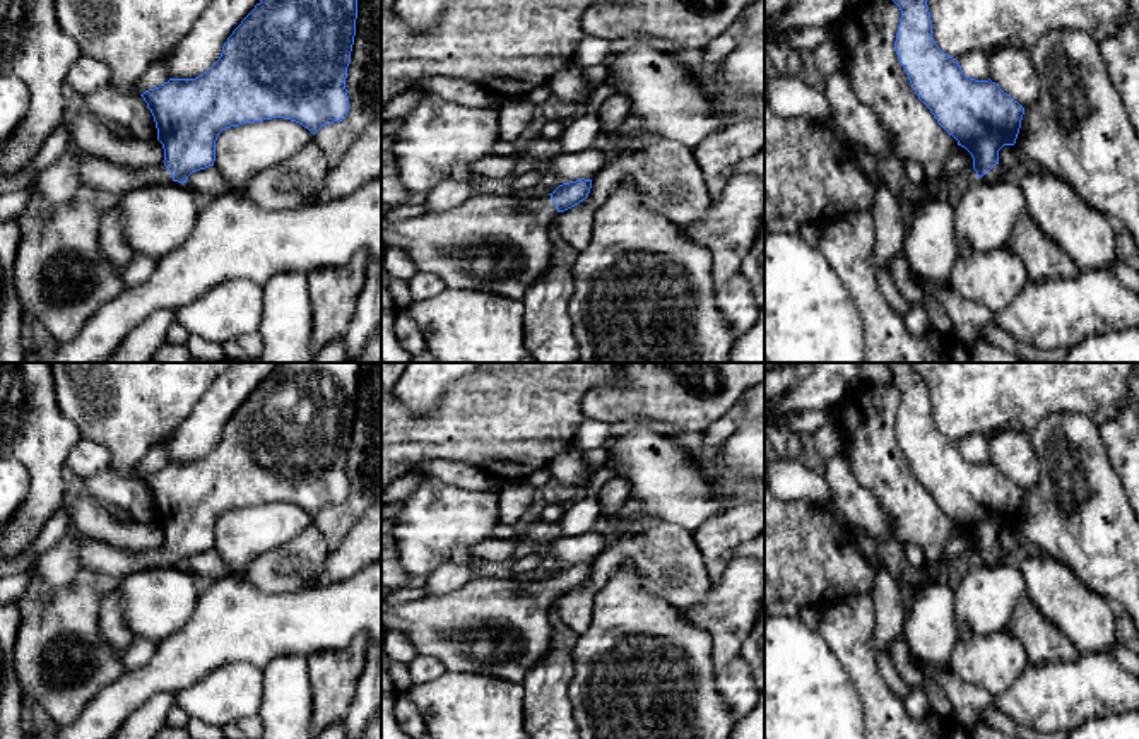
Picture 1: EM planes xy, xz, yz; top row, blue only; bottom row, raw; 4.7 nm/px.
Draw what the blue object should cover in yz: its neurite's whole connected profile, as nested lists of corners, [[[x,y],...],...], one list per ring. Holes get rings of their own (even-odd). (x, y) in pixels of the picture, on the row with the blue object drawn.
[[[893,0],[901,19],[894,50],[912,89],[937,123],[973,157],[978,178],[1002,181],[999,151],[1014,145],[1024,108],[995,82],[963,74],[959,62],[932,38],[927,0]]]

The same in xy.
[[[260,0],[227,38],[219,60],[207,72],[195,79],[169,79],[140,94],[154,116],[164,161],[150,168],[130,168],[74,151],[70,161],[77,169],[80,185],[92,193],[123,195],[130,190],[168,181],[186,183],[192,173],[214,166],[215,140],[226,128],[284,118],[303,125],[315,135],[322,127],[342,121],[349,113],[345,79],[356,36],[356,19],[357,0]]]

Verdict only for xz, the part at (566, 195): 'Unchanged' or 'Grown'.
Grown

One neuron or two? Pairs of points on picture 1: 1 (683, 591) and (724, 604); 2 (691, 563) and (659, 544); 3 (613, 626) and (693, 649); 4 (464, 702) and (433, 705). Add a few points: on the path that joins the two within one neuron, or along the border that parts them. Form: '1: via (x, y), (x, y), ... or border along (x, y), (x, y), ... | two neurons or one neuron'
1: border along (710, 584), (710, 589), (696, 604), (679, 609) | two neurons
2: via (683, 563), (678, 563), (667, 553) | one neuron
3: via (633, 637), (645, 649), (672, 649) | one neuron
4: via (457, 705), (440, 705) | one neuron

